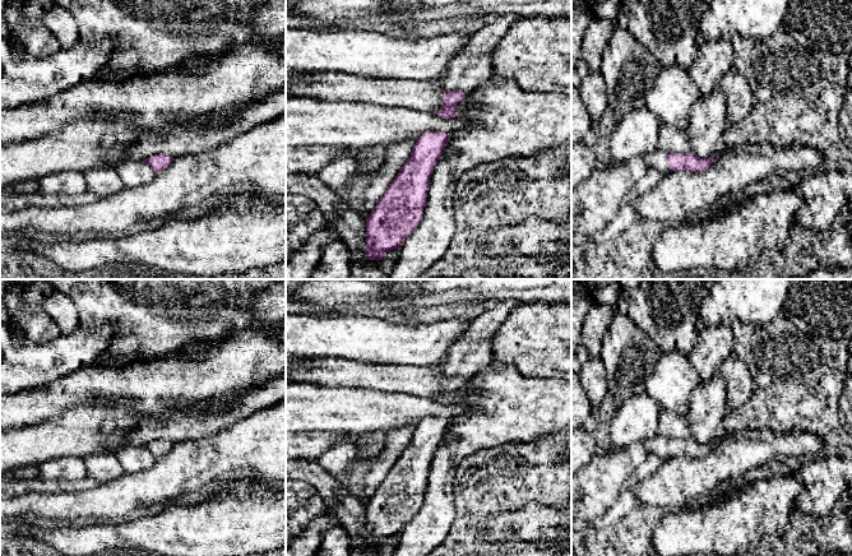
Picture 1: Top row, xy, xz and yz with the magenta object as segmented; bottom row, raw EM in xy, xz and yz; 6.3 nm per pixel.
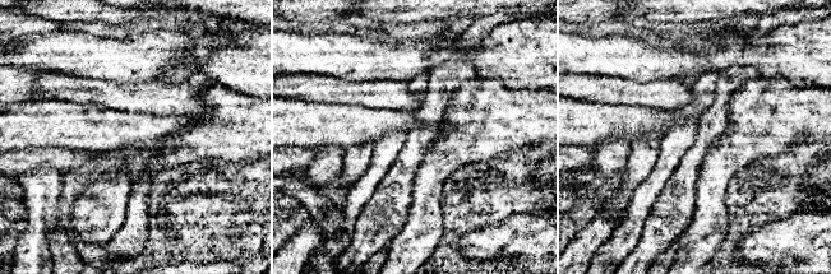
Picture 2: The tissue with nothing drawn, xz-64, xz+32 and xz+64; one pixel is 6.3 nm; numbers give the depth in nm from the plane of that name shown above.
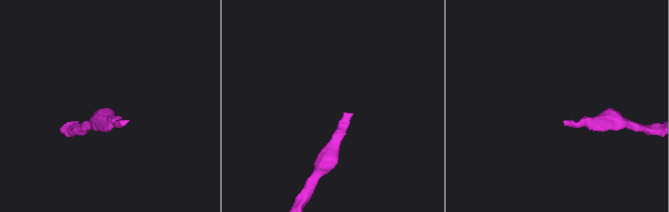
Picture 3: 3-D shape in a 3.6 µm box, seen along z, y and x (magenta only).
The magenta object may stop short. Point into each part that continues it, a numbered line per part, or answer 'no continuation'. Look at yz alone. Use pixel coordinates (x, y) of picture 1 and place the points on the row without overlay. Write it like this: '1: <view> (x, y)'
1: yz (658, 445)

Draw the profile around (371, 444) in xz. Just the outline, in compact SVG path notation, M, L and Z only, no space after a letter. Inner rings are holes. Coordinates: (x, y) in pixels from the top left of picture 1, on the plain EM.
M366 432L358 435L358 462L376 459L385 445L384 432Z

